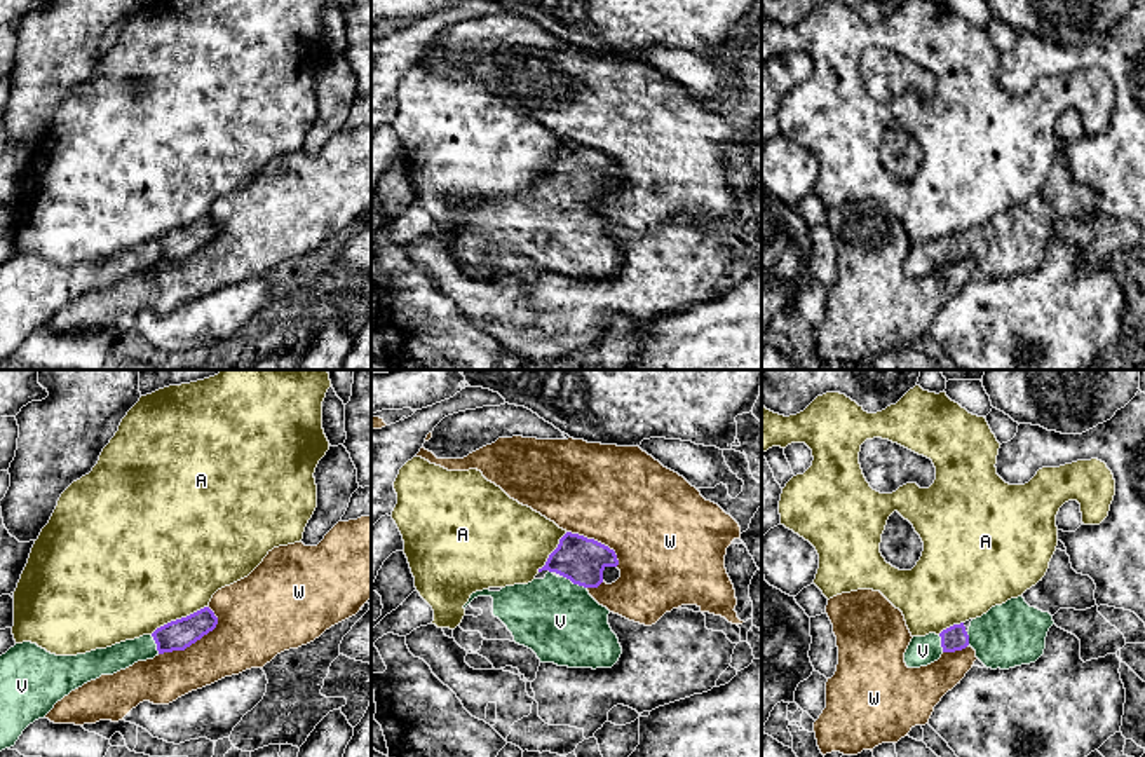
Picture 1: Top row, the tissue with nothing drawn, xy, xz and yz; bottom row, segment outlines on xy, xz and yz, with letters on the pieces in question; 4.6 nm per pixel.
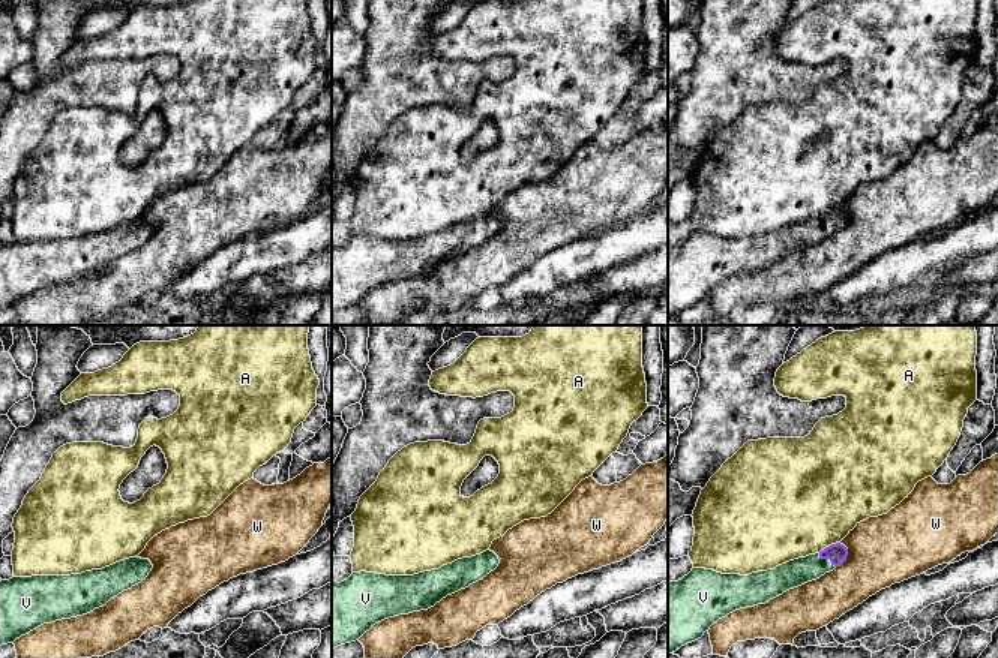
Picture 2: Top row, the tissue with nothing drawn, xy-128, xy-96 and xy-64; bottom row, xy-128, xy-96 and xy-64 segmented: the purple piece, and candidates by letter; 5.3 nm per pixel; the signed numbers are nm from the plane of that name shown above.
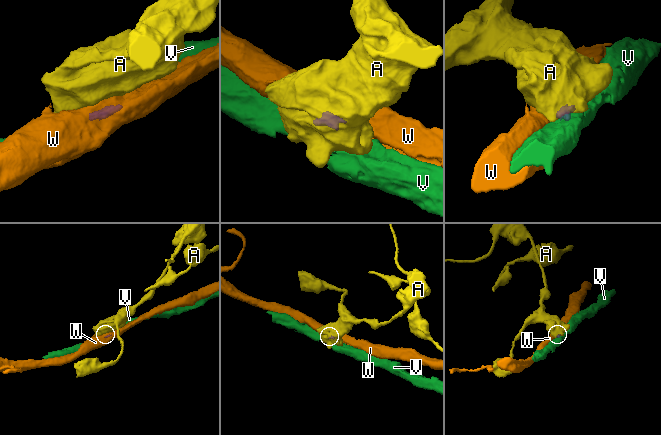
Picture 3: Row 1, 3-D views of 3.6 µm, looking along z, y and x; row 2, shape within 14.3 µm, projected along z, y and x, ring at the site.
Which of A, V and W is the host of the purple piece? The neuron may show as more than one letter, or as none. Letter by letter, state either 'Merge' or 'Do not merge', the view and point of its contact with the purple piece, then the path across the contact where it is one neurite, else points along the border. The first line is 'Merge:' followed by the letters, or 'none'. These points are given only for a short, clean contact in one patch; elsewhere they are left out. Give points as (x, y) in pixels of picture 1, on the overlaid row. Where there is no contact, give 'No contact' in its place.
Merge: V
A: Do not merge. Touches purple at xy (178, 620)
V: Merge. Touches purple at xz (574, 583)
W: Do not merge. Touches purple at xy (194, 642)

